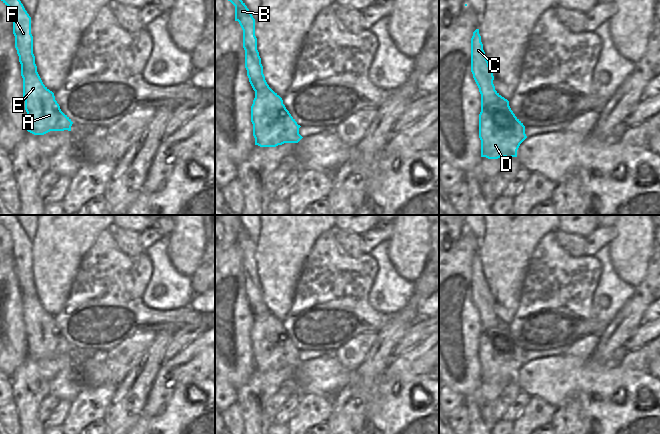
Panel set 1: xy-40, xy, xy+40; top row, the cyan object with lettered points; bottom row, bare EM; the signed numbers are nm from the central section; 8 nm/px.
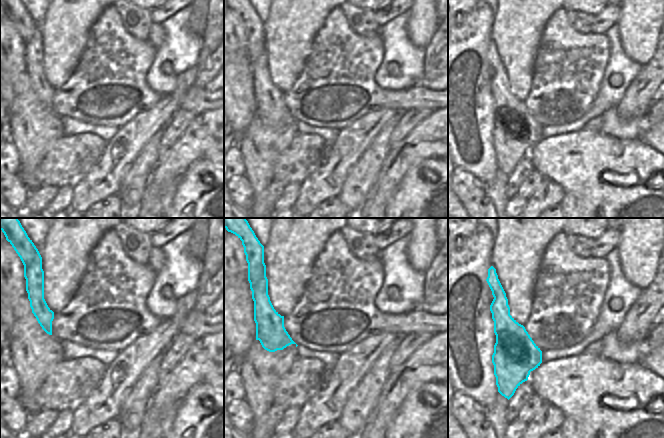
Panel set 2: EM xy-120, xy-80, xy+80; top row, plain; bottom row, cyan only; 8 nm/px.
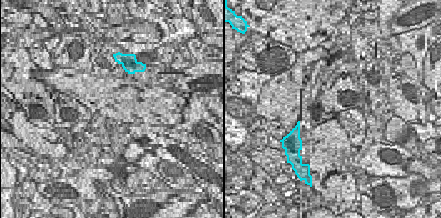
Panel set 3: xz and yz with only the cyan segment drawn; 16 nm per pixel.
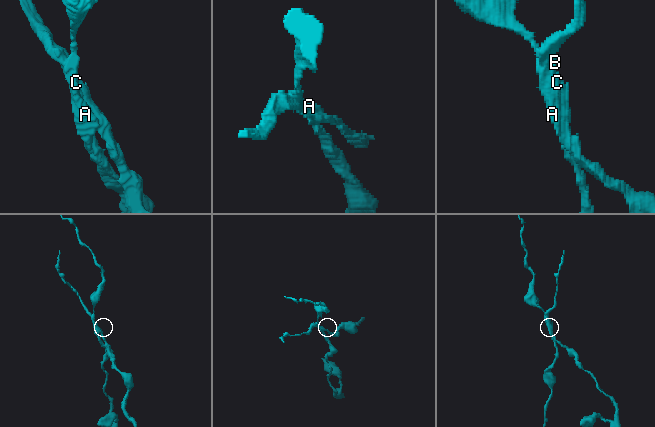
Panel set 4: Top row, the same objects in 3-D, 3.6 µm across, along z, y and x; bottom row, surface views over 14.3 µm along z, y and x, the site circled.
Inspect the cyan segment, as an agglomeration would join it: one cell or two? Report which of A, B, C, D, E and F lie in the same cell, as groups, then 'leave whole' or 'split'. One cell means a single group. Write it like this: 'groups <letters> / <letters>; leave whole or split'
groups A D E / B C F; split

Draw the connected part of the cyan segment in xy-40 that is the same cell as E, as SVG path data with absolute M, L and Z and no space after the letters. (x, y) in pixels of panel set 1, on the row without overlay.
M21 295L21 300L27 336L27 355L34 359L61 355L60 330L54 317L43 308L37 295Z

